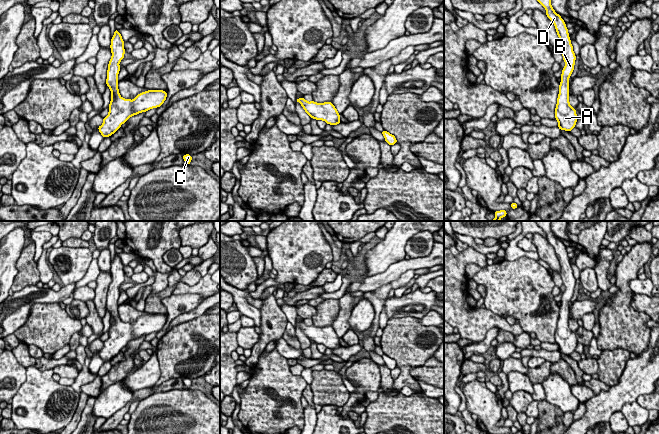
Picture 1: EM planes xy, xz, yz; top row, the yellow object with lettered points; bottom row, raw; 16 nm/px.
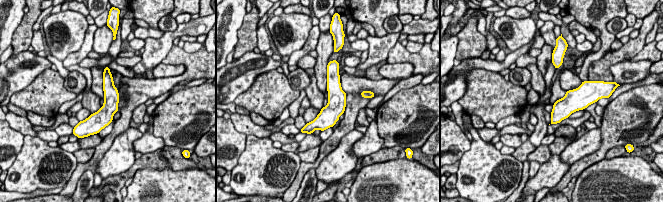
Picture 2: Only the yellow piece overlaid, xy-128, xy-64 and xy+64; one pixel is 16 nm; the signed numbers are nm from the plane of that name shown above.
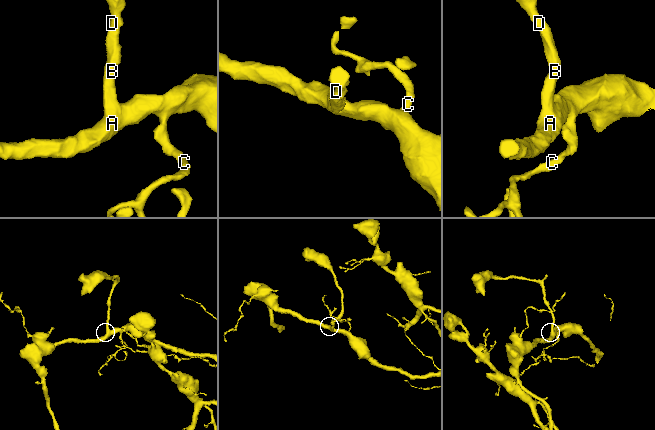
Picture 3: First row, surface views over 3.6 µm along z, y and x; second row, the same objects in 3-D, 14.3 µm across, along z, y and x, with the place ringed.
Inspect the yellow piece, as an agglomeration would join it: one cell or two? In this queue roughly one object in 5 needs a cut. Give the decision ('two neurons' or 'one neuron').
one neuron

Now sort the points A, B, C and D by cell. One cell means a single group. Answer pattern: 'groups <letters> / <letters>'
groups A B C D

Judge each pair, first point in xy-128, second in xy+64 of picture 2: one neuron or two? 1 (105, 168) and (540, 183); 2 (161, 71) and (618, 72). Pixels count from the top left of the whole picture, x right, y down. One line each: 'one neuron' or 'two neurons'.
1: one neuron
2: one neuron

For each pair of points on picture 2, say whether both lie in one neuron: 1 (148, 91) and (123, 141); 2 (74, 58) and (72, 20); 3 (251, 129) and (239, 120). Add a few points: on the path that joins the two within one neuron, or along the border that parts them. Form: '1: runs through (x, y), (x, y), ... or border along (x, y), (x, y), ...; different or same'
1: border along (129, 126), (112, 143); different
2: border along (85, 31), (82, 45), (62, 61); different
3: runs through (248, 128), (242, 122); same

